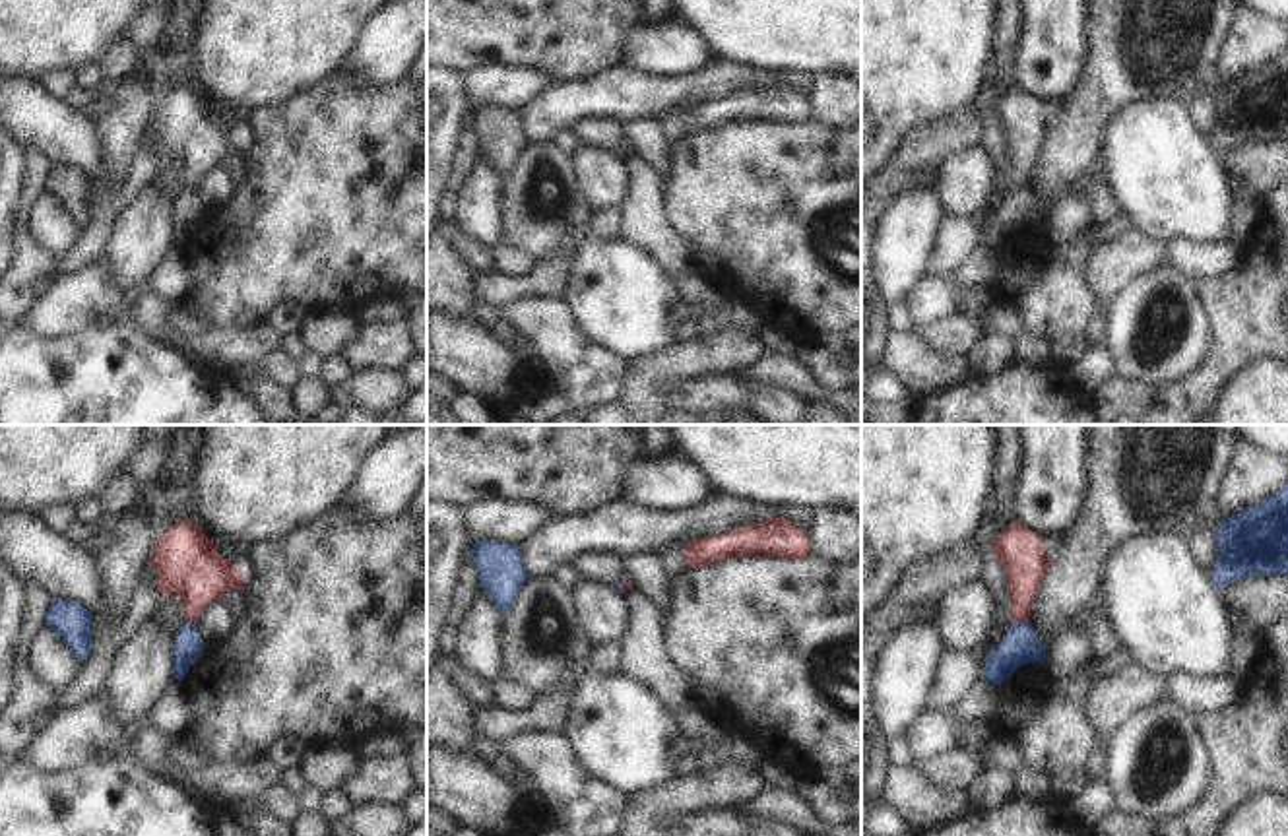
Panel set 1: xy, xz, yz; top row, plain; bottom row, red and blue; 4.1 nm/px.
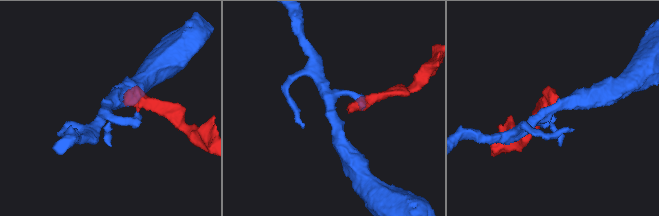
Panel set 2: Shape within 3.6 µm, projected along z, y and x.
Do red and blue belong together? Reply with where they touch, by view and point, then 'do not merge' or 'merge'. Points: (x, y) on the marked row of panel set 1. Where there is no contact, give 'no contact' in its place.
yz (1021, 619) | do not merge

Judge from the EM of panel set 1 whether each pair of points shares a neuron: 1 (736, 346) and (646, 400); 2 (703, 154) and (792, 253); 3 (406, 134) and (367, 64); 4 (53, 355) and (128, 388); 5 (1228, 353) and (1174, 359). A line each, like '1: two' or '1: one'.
1: one
2: one
3: two
4: one
5: two

